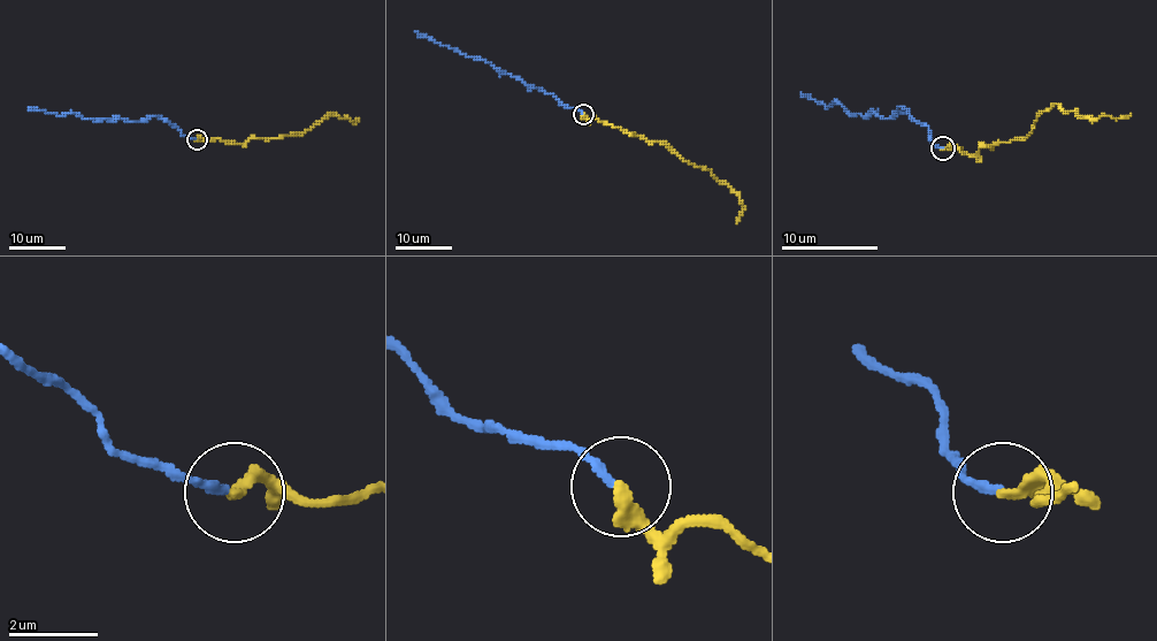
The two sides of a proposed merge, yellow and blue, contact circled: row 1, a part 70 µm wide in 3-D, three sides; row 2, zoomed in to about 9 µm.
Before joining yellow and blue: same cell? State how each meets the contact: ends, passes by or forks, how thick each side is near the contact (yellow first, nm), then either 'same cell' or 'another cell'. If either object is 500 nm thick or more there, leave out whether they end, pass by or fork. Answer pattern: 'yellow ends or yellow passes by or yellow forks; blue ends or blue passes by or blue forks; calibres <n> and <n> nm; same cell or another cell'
yellow ends; blue ends; calibres 280 and 180 nm; same cell

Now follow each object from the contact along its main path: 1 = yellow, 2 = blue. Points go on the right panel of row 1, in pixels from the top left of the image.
1: (943, 147), (977, 154), (983, 145), (1023, 139), (1054, 104), (1082, 116), (1131, 113)
2: (943, 147), (902, 106), (890, 119), (873, 113), (851, 116), (836, 101), (827, 106), (801, 92)

